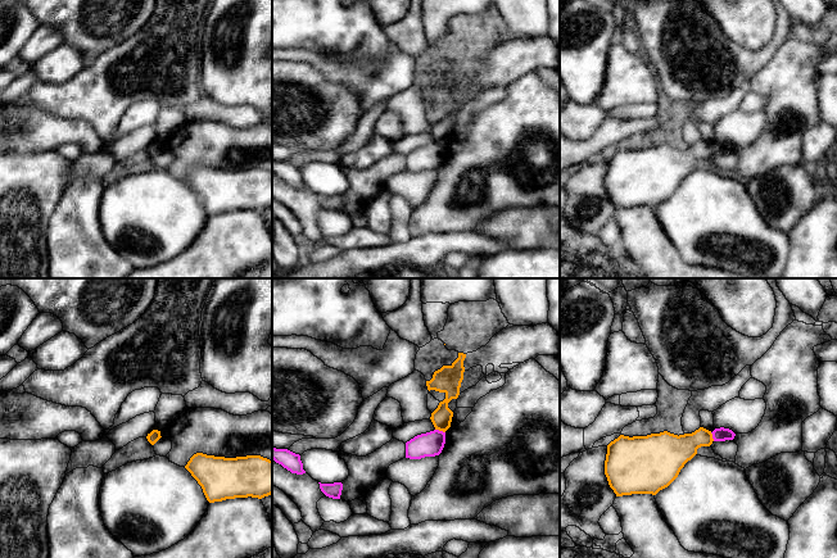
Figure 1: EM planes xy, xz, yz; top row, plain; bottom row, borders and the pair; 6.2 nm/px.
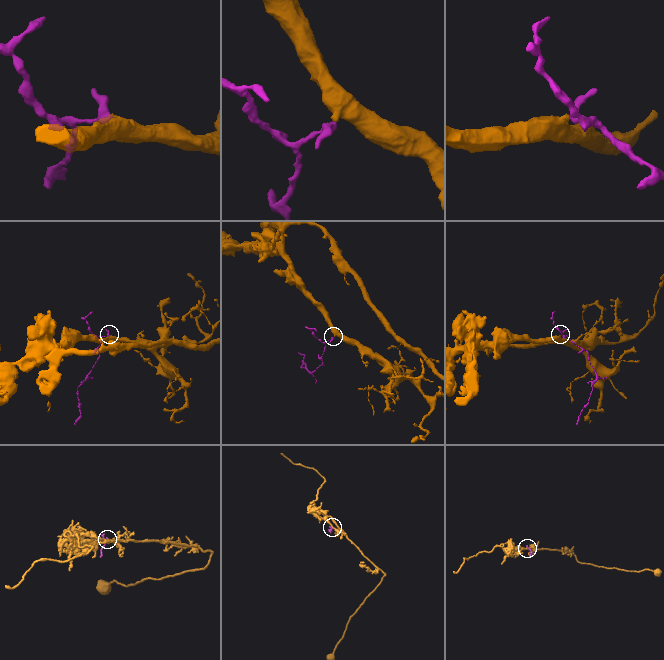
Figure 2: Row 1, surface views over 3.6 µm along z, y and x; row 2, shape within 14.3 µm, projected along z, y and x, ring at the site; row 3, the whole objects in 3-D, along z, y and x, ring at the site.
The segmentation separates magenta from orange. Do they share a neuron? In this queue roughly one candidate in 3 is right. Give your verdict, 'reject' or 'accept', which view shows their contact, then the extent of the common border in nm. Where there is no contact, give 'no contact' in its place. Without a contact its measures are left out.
reject | xz | 70 nm

